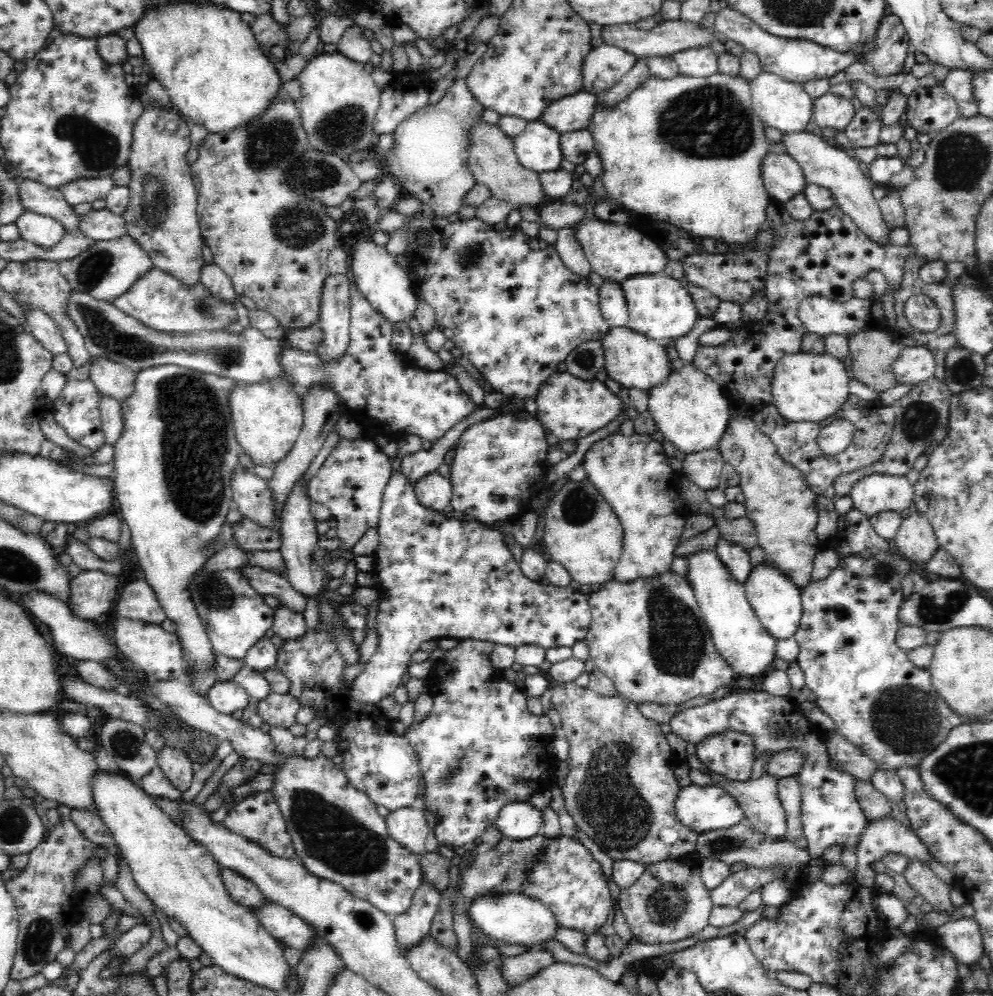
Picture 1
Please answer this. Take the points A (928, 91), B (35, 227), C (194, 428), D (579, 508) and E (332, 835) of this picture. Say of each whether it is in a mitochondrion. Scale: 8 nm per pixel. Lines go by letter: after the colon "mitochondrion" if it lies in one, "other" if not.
A: other
B: other
C: mitochondrion
D: mitochondrion
E: mitochondrion

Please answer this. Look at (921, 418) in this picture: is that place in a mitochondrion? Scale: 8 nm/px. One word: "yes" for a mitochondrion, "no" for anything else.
yes

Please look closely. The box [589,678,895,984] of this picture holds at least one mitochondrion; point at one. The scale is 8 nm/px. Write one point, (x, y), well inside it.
(668, 903)

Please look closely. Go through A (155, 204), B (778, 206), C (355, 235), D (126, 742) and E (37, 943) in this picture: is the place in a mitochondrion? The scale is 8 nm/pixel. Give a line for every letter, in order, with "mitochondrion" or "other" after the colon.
A: mitochondrion
B: other
C: other
D: mitochondrion
E: mitochondrion

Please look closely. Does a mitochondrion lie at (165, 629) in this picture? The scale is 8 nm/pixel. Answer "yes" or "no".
no

